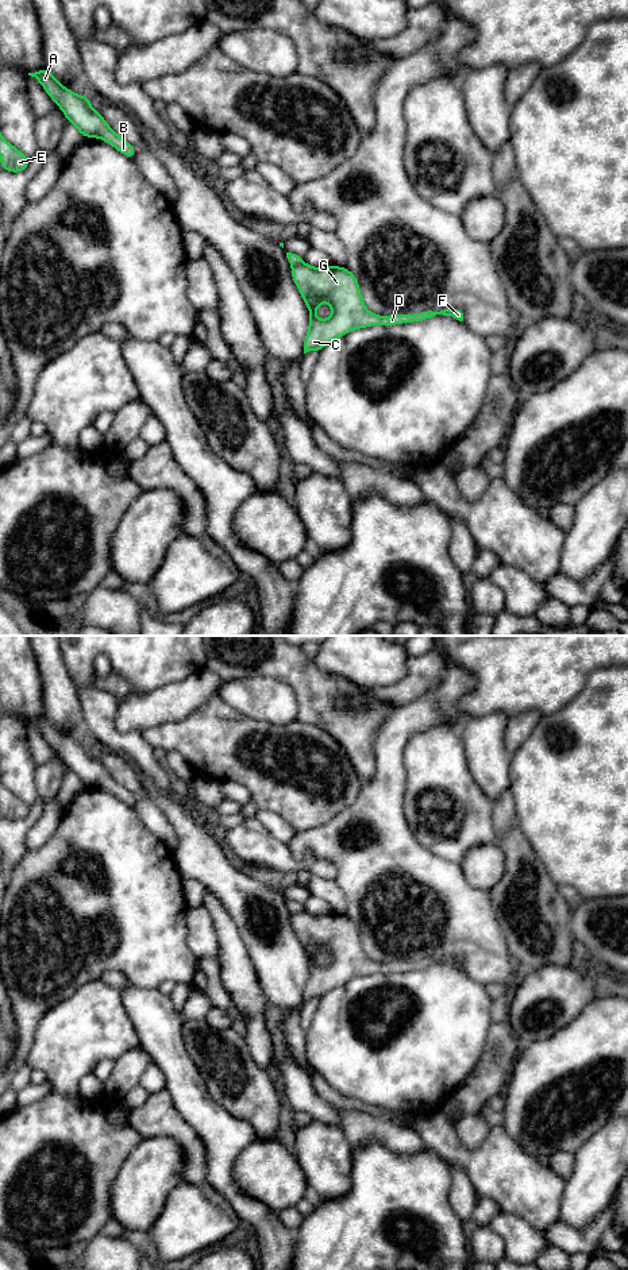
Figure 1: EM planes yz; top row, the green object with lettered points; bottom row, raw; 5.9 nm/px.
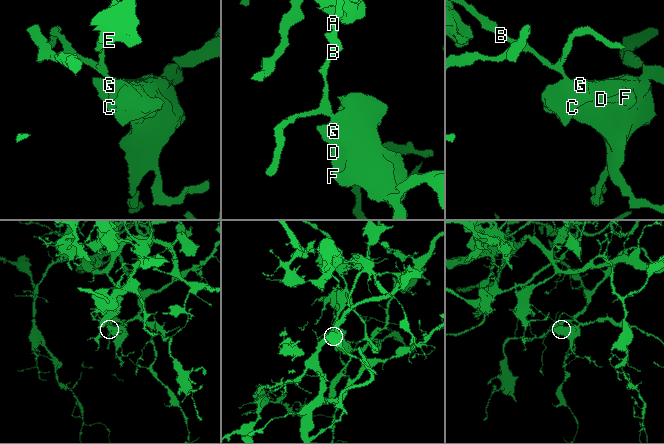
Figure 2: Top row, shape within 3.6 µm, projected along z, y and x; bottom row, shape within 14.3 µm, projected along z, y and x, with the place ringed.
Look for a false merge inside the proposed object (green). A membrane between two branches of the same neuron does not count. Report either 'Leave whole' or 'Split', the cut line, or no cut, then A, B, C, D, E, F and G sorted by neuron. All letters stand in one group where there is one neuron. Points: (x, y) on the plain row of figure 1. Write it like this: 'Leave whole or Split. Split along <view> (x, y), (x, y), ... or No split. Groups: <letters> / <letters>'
Split. Split along yz (303, 908), (292, 915). Groups: A B / C D E F G

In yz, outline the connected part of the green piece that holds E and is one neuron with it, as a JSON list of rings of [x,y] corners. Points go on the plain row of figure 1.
[[[0,781],[0,811],[3,818],[20,821],[27,817],[30,807]]]

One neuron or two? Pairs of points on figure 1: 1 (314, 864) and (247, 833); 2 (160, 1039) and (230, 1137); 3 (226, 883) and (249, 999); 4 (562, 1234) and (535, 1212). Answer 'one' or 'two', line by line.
1: one
2: one
3: one
4: two

